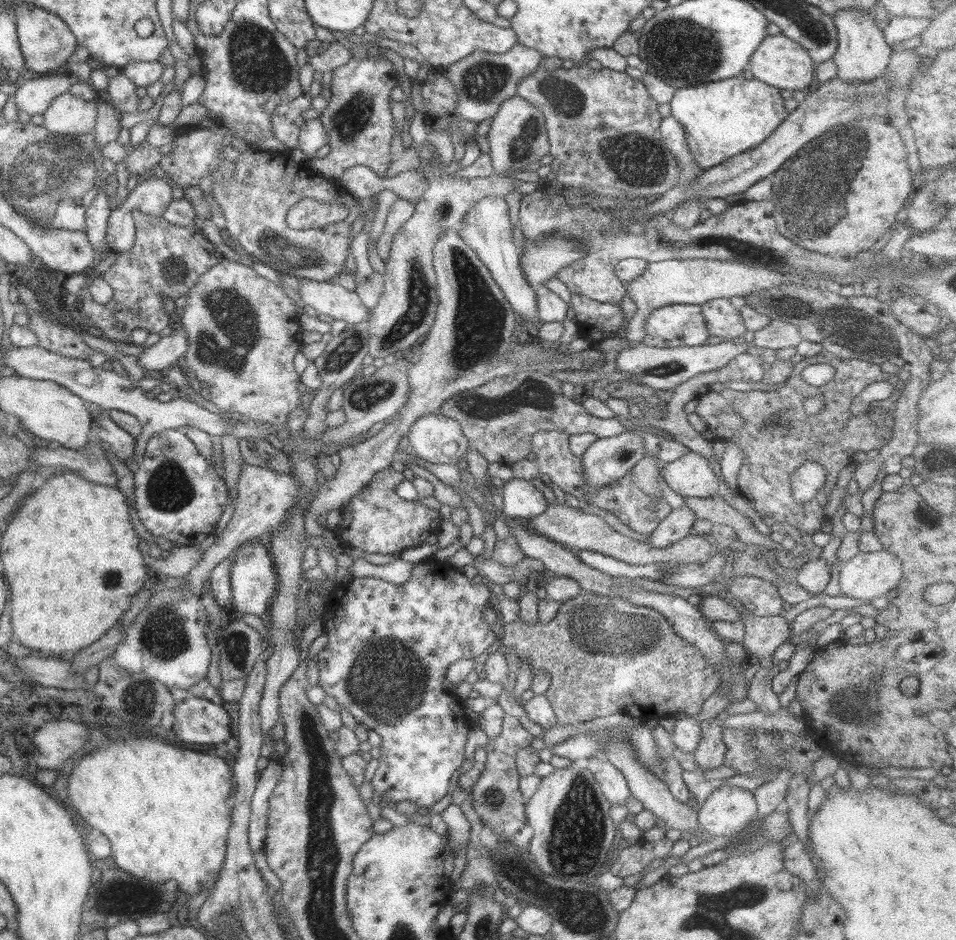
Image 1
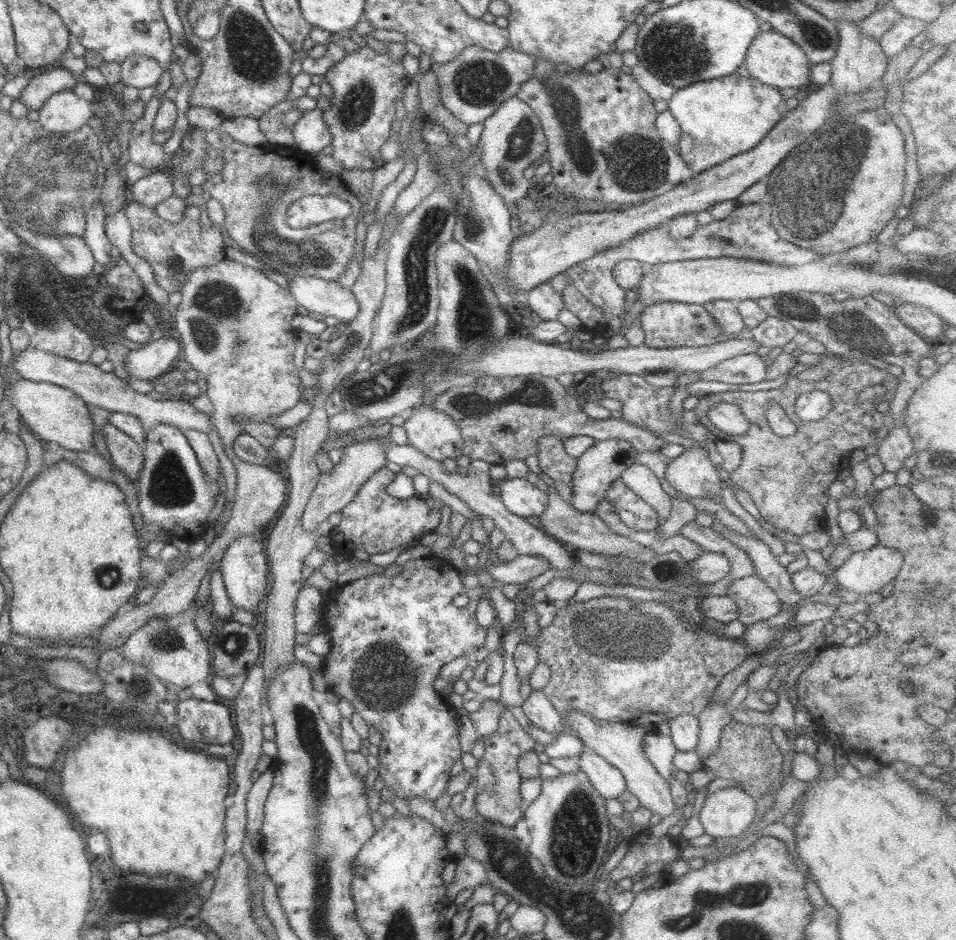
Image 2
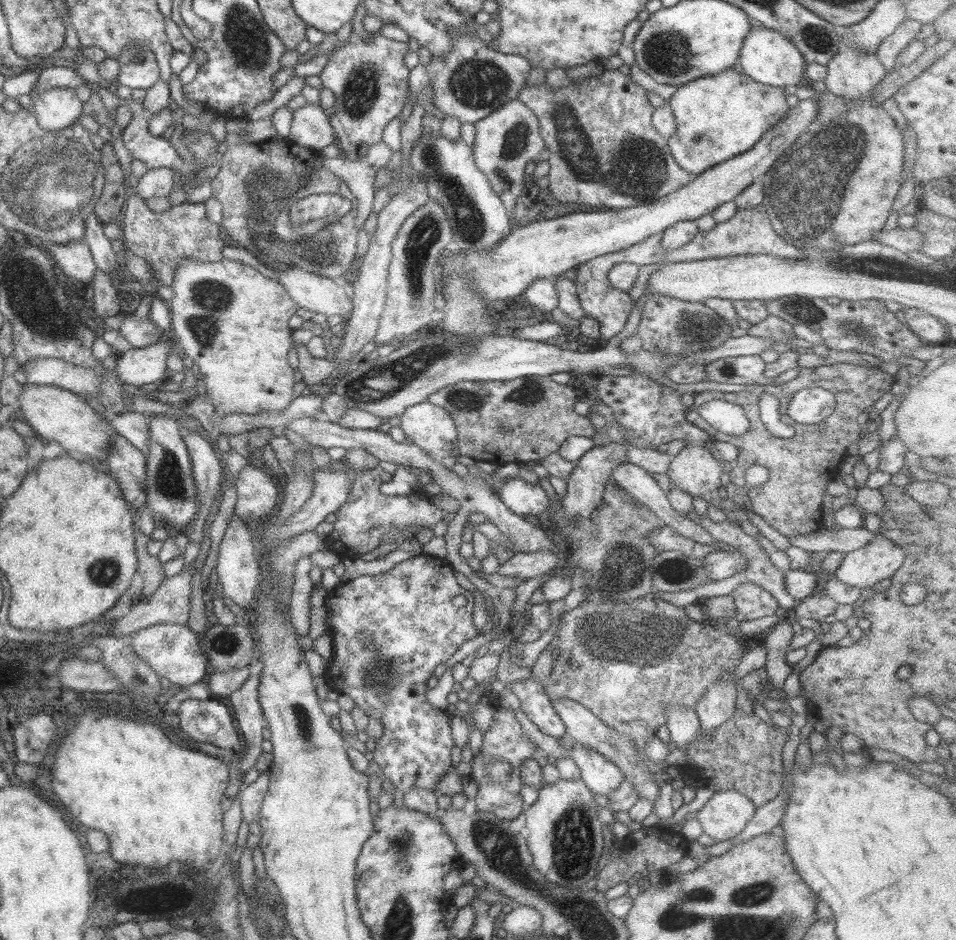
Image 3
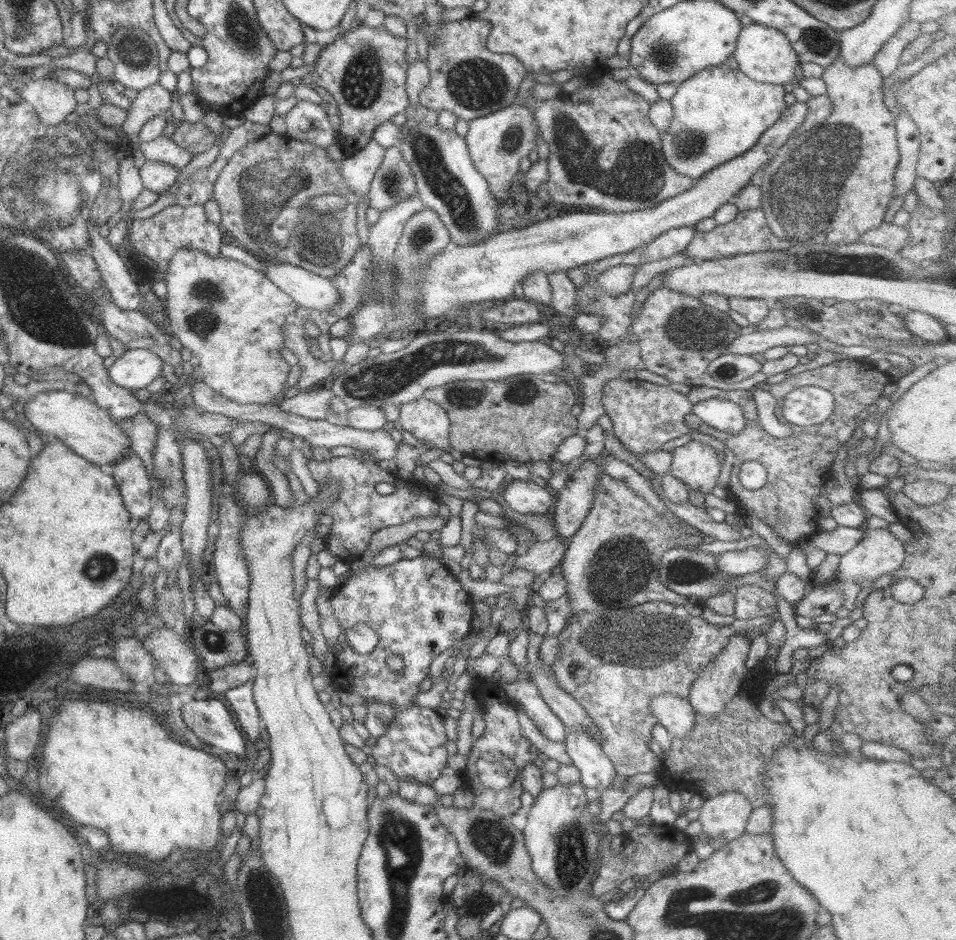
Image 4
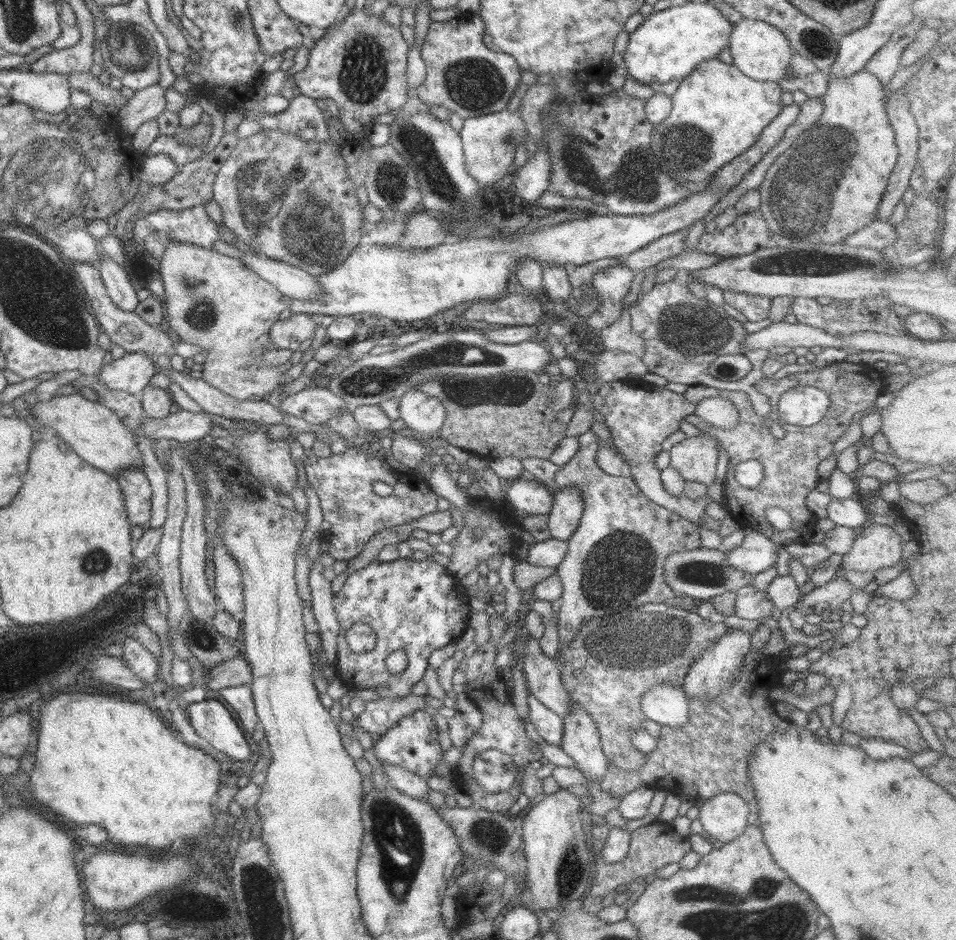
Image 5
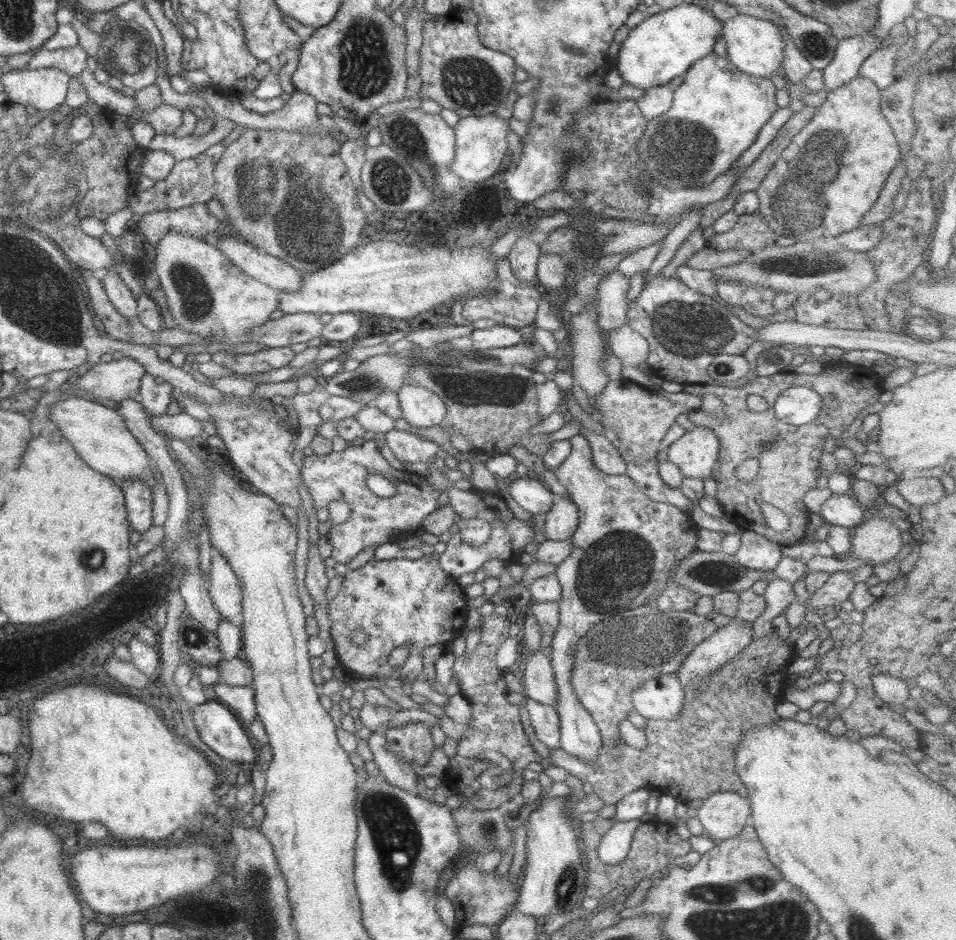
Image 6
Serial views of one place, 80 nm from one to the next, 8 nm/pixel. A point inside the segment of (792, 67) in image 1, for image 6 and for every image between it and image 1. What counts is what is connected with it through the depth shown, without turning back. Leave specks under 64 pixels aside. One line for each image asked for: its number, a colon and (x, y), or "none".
2: (772, 59)
3: (765, 56)
4: (762, 54)
5: (759, 51)
6: (754, 47)

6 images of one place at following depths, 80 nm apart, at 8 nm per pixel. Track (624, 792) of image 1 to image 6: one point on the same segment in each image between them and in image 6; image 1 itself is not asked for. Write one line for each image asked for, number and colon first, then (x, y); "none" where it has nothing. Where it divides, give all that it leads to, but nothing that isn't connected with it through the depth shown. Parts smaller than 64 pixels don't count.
2: (607, 781)
3: (600, 776)
4: (595, 770)
5: (580, 740)
6: (622, 550)

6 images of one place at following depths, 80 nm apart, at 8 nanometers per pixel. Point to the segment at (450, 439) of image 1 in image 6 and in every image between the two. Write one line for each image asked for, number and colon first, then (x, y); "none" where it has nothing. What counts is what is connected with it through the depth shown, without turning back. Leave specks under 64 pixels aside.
2: (427, 429)
3: (428, 427)
4: (427, 421)
5: (424, 415)
6: (420, 408)

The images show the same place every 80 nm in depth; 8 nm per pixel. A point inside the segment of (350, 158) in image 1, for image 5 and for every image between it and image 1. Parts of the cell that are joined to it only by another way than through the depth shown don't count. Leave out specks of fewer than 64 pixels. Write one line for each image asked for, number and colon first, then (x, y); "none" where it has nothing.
2: (365, 85)
3: (367, 78)
4: (364, 70)
5: (359, 63)

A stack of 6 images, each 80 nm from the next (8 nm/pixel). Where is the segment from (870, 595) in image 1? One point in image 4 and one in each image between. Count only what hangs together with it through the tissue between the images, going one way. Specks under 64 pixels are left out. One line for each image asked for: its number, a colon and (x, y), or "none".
2: (864, 572)
3: (879, 559)
4: (878, 553)

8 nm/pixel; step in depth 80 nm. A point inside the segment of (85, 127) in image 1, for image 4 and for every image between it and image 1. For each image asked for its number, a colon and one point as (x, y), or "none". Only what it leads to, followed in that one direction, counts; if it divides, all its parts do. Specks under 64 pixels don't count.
2: (62, 112)
3: (55, 109)
4: (52, 101)

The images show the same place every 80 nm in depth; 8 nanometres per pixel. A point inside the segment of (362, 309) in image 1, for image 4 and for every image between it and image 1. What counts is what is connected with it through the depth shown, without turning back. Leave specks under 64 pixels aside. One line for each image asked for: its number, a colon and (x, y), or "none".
2: (325, 297)
3: (321, 295)
4: (308, 290)

